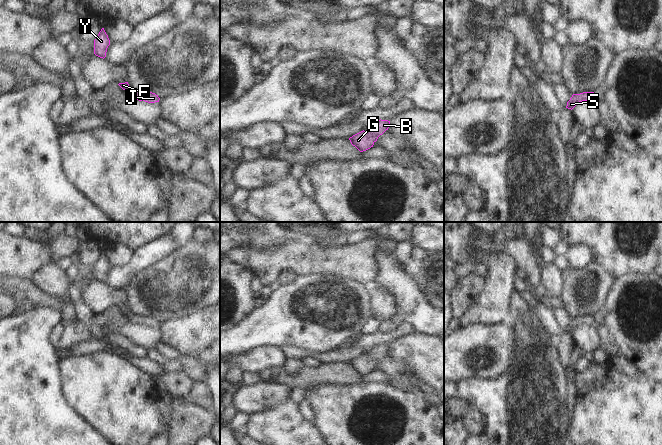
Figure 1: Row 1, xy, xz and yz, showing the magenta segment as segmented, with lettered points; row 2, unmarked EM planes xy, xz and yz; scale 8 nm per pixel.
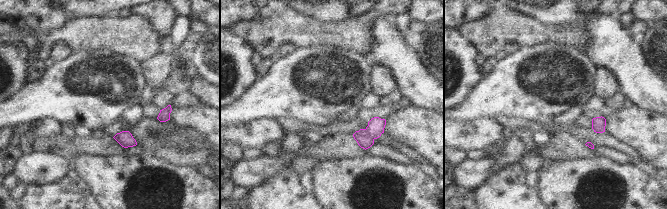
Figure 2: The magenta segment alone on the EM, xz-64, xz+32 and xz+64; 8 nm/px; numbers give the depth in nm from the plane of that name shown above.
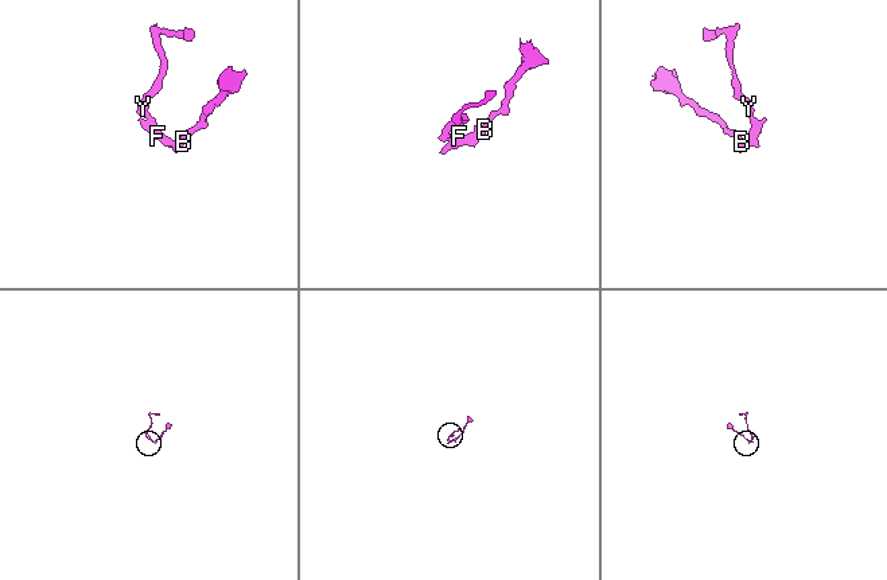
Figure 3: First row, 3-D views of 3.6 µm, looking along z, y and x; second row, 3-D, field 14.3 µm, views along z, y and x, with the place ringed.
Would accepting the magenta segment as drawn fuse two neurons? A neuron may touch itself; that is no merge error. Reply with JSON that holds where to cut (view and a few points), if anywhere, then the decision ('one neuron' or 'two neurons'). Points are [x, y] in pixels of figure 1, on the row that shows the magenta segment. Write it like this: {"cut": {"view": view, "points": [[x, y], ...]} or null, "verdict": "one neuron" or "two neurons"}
{"cut": null, "verdict": "one neuron"}

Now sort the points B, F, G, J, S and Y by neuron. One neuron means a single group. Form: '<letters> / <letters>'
B F G J S Y

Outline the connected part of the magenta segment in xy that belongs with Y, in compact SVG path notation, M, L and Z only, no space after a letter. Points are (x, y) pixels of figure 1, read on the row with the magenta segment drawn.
M102 28L97 38L94 40L94 54L104 59L109 45L110 40L108 35L106 34L104 28Z

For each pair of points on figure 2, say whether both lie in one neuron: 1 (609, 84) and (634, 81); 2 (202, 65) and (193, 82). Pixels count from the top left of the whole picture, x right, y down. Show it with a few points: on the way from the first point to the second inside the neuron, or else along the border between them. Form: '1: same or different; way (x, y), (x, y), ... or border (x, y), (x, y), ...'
1: different; border (601, 66), (611, 71), (620, 90)
2: different; border (192, 67), (209, 83)

